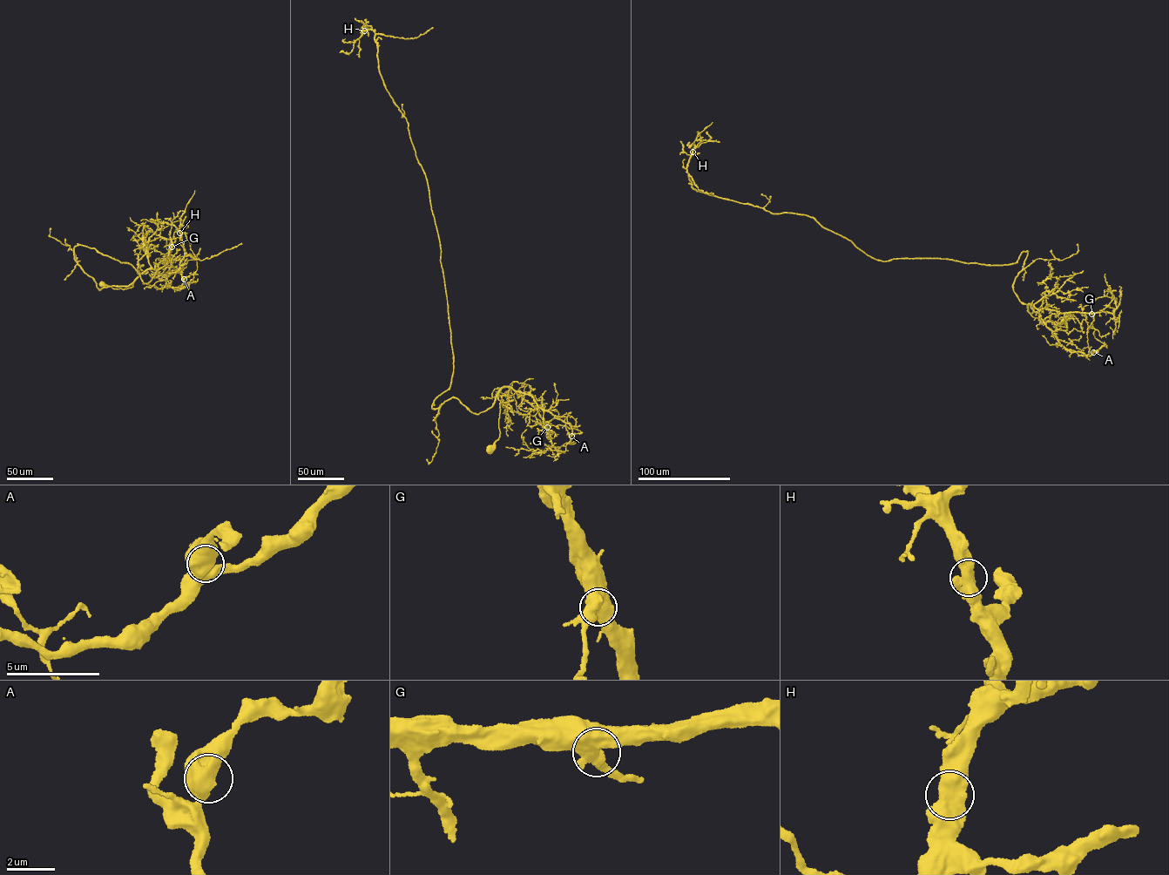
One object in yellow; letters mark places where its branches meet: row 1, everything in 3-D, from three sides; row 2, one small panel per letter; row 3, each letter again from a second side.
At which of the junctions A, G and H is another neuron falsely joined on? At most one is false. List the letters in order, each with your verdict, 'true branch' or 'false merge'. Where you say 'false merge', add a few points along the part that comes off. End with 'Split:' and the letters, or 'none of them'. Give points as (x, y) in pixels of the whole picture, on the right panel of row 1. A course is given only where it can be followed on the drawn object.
A: true branch
G: true branch
H: true branch
Split: none of them

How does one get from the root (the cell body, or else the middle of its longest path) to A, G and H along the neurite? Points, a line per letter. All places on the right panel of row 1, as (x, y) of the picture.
A: (1068, 316), (1060, 322), (1044, 321), (1031, 315), (1028, 305), (1038, 311), (1064, 347), (1085, 356), (1093, 352)
G: (1068, 316), (1060, 322), (1044, 321), (1031, 315), (1028, 305), (1064, 313), (1091, 314)
H: (1068, 316), (1034, 318), (1018, 298), (1026, 252), (996, 266), (878, 261), (812, 217), (697, 191), (692, 152)

